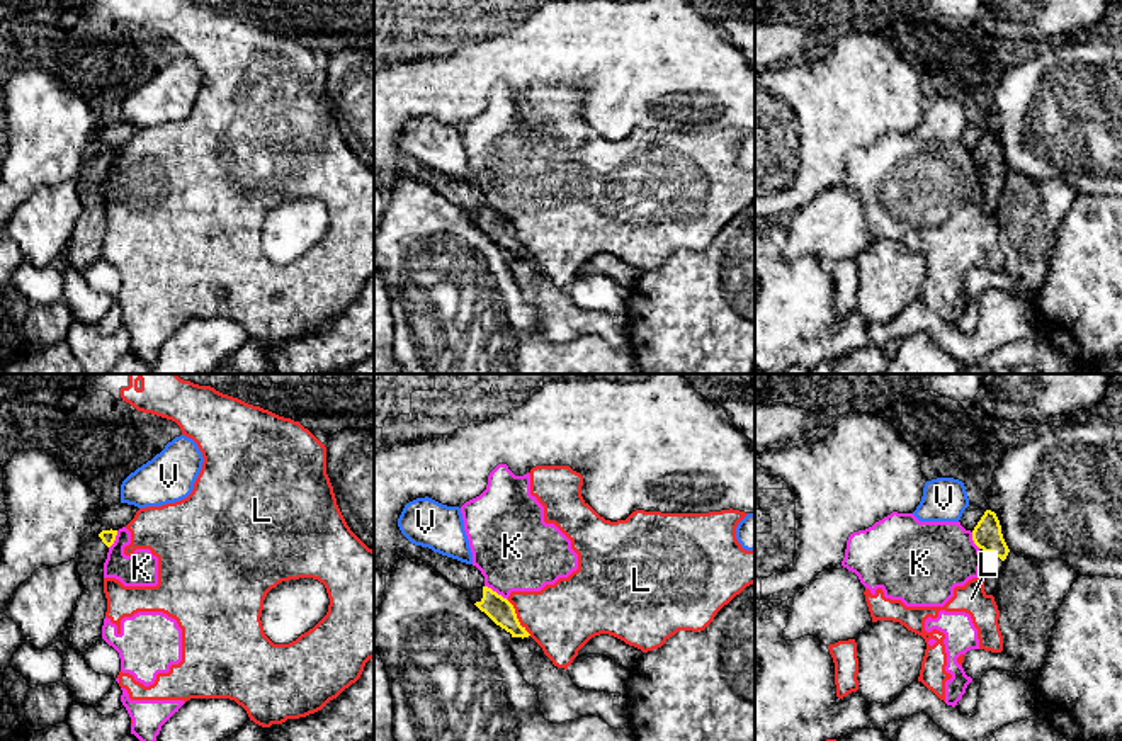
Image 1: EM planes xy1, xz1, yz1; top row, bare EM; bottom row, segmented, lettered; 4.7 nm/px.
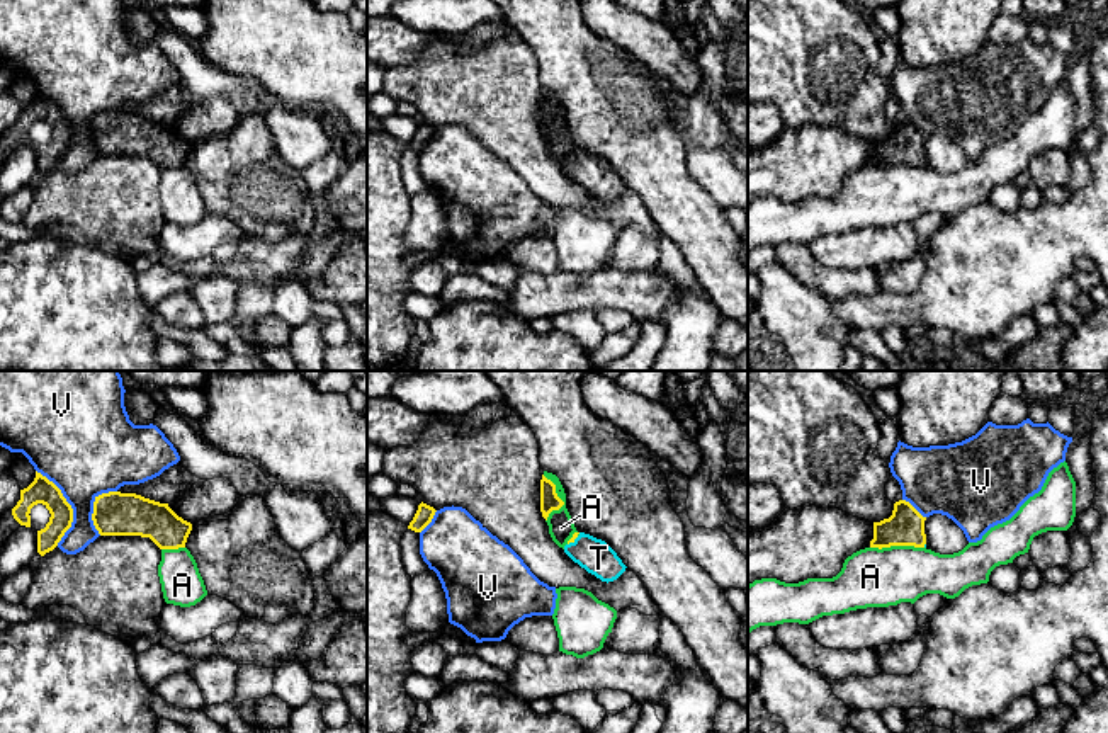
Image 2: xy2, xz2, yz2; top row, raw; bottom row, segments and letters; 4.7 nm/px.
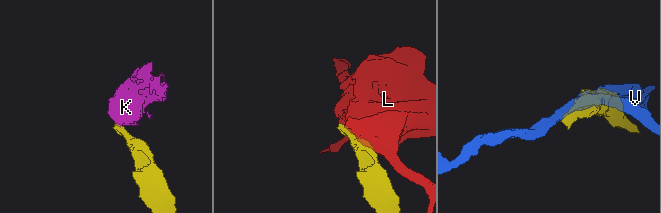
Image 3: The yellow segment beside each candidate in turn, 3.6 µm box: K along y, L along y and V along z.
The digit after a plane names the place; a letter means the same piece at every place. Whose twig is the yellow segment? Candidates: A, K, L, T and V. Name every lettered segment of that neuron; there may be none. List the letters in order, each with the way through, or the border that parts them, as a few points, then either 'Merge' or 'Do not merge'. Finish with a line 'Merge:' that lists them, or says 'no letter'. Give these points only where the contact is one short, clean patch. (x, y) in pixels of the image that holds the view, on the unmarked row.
A: Boundary: yz2 (923, 165), (870, 167). Do not merge
K: Boundary: xz1 (485, 204), (507, 220). Do not merge
L: Do not merge
T: Path across: xz2 (575, 153), (573, 159), (593, 174). Merge
V: Do not merge
Merge: T

